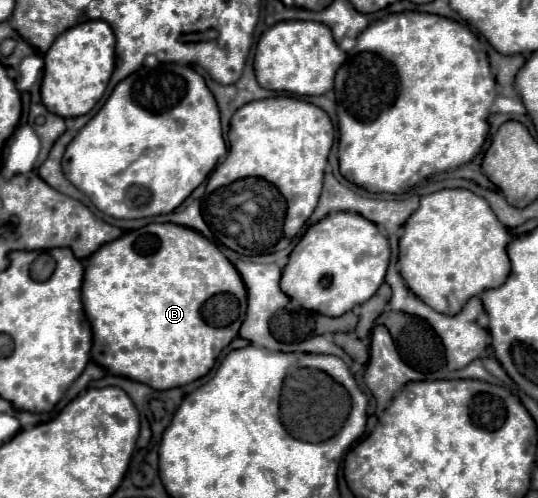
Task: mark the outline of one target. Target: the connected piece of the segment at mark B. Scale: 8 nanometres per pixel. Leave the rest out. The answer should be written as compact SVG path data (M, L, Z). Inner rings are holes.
M149 223L105 243L85 261L83 309L93 327L93 361L115 375L161 391L183 387L211 371L217 355L239 333L247 289L229 259L199 231L175 223Z

